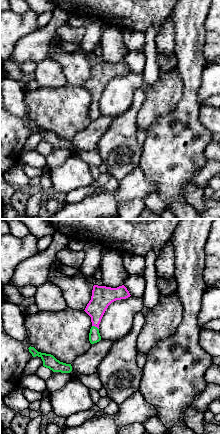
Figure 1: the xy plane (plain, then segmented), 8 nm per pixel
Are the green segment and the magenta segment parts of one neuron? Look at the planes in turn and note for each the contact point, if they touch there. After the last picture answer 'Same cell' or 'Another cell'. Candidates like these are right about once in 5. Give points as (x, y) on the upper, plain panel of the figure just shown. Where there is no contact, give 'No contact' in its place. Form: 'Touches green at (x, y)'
Touches green at (94, 102)

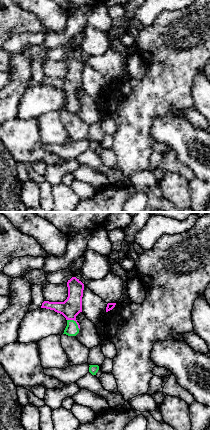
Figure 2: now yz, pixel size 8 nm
Touches green at (74, 97)

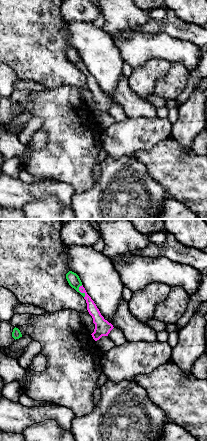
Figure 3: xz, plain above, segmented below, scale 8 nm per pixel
Touches green at (80, 68)

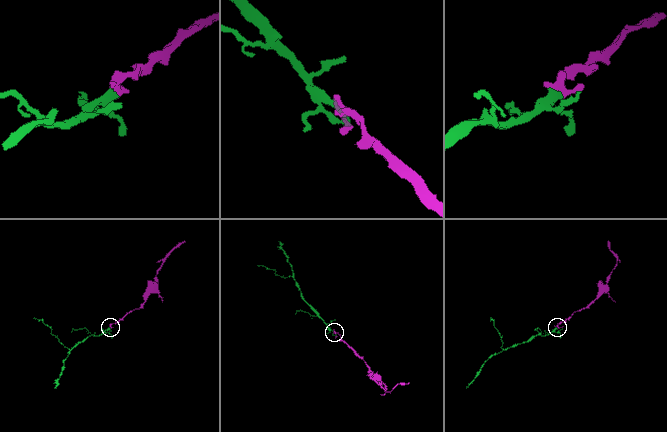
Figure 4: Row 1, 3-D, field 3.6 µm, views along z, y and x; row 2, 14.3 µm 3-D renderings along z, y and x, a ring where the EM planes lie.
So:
Same cell

